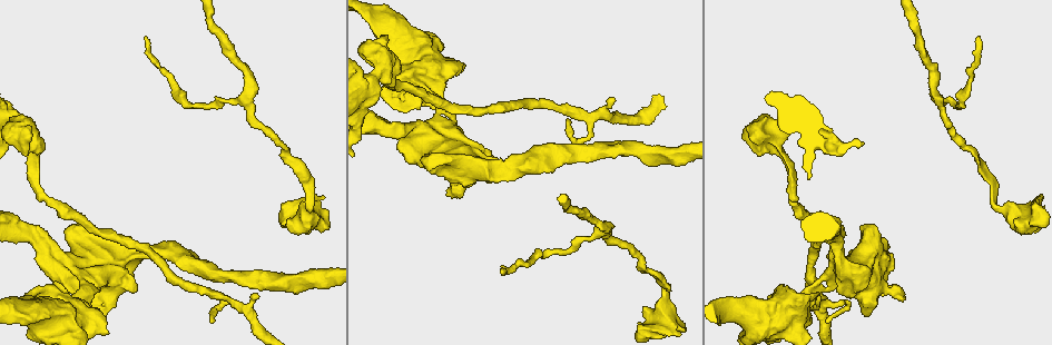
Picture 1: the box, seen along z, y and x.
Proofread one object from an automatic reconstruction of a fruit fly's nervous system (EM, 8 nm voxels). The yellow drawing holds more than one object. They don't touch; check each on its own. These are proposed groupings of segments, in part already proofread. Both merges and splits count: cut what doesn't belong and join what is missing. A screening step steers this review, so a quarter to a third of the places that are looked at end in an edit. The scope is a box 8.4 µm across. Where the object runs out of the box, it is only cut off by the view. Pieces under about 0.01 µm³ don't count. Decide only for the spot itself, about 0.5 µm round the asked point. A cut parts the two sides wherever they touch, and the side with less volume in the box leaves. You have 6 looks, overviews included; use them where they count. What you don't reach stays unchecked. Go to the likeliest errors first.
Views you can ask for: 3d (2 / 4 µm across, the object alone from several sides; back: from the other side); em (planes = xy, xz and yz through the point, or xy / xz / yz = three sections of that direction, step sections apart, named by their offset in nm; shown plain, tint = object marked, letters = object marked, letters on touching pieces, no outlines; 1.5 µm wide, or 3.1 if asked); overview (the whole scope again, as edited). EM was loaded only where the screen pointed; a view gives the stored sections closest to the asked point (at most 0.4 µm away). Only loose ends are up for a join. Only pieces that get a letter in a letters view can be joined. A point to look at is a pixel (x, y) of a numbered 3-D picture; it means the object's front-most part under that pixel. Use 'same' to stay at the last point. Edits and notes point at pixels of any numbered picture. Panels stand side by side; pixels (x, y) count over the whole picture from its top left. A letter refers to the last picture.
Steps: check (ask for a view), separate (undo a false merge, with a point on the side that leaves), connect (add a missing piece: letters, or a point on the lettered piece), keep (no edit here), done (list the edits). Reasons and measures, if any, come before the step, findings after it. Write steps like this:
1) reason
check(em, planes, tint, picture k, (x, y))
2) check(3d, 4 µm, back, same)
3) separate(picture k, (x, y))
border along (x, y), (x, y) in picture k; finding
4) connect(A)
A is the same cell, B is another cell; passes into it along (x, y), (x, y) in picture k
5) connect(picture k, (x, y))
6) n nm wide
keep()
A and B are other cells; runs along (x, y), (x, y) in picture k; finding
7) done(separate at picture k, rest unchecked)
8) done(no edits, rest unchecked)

a fork
check(3d, 2 µm, picture 1, (825, 275))

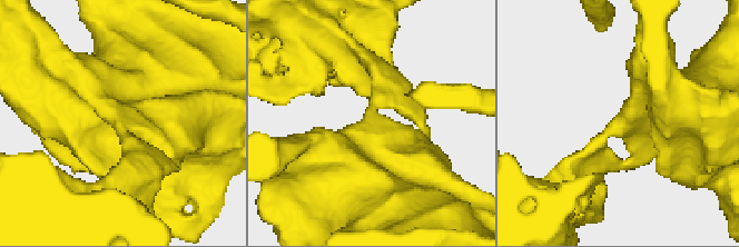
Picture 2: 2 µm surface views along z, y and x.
4 arms; now the EM
check(em, planes, letters, picture 2, (124, 123))

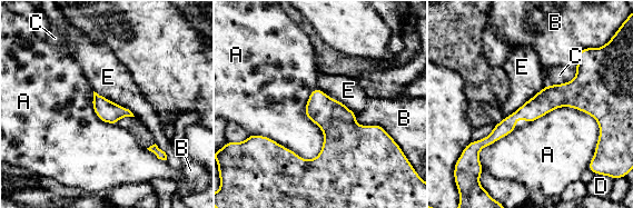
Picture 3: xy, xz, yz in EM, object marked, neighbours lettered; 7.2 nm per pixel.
keep()
A, B, C, D and E are other cells; border along (316, 87), (315, 157), (250, 135) in picture 3; one neuron here

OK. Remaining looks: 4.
thick turns thin
check(em, yz, step 8, tint, picture 1, (1019, 213))

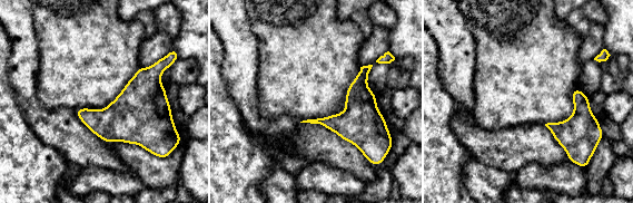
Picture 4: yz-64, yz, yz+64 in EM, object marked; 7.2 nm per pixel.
another direction
check(em, planes, tint, same)

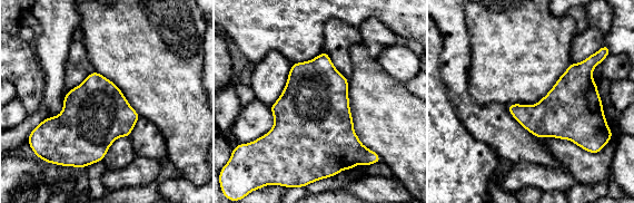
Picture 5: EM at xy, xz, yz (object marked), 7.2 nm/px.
check(em, planes, letters, same)

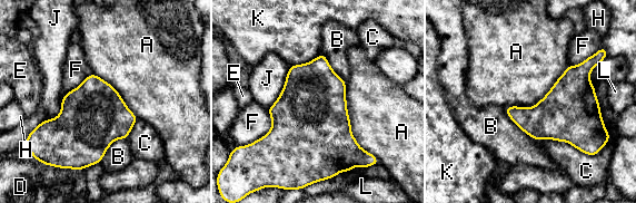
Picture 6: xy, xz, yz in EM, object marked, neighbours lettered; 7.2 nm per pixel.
A touches over 550 nm
keep()
A, B, C, D, E, F, H, J, K and L are other cells; border along (267, 108), (271, 127), (244, 146) in picture 6; continuous, no second neuron

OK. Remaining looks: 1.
done(no edits, rest unchecked)

